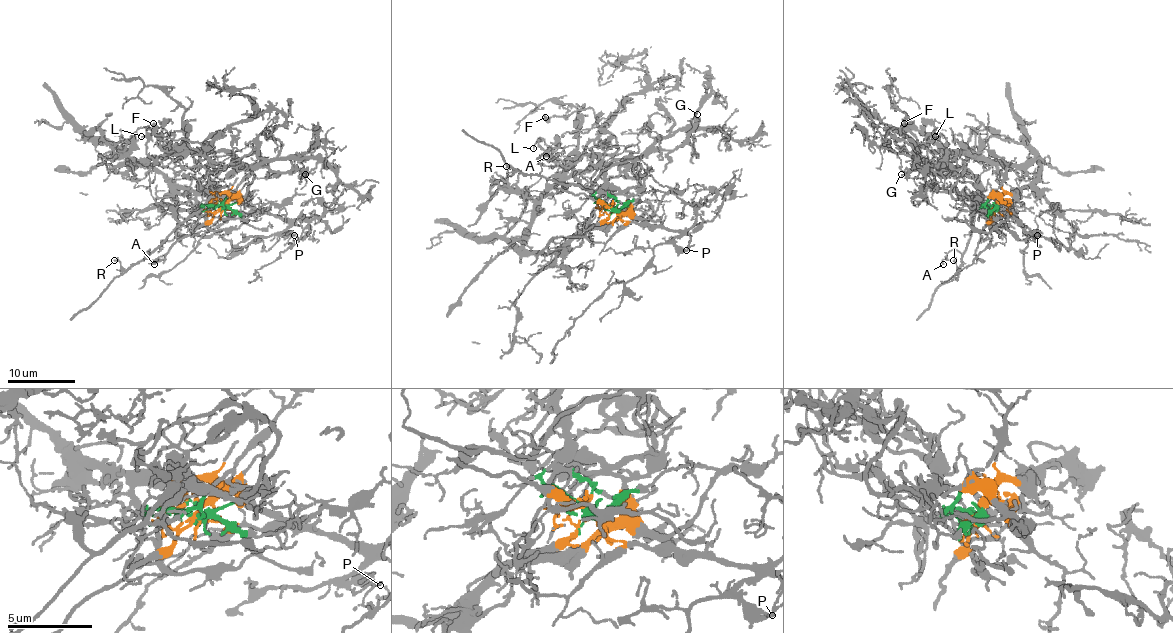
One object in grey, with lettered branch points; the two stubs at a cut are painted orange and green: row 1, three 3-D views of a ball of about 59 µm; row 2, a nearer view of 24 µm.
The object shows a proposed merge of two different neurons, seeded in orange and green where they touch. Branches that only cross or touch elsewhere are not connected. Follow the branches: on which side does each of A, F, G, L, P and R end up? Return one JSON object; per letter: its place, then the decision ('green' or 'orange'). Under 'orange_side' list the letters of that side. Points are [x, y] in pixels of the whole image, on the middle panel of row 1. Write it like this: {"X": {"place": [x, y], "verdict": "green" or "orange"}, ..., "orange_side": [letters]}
{"A": {"place": [546, 156], "verdict": "green"}, "F": {"place": [545, 117], "verdict": "green"}, "G": {"place": [697, 114], "verdict": "orange"}, "L": {"place": [533, 148], "verdict": "green"}, "P": {"place": [686, 250], "verdict": "orange"}, "R": {"place": [506, 166], "verdict": "green"}, "orange_side": ["G", "P"]}

